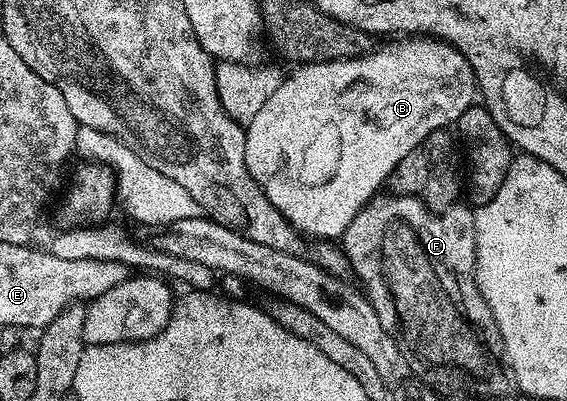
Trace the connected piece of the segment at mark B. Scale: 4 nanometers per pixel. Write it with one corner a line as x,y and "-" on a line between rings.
405,35
400,39
393,39
390,45
374,48
372,52
365,53
361,57
343,58
339,61
311,62
298,64
293,74
282,80
275,95
265,98
263,107
244,126
245,130
245,162
247,171
254,177
265,192
265,197
288,220
298,234
310,233
317,239
341,239
344,238
351,219
355,219
358,213
368,201
378,196
380,185
384,186
389,176
395,171
395,167
403,159
403,155
415,151
427,135
431,135
440,129
449,129
456,123
460,116
474,104
475,94
478,92
477,78
473,68
467,63
465,56
454,45
440,39
426,39
421,35

